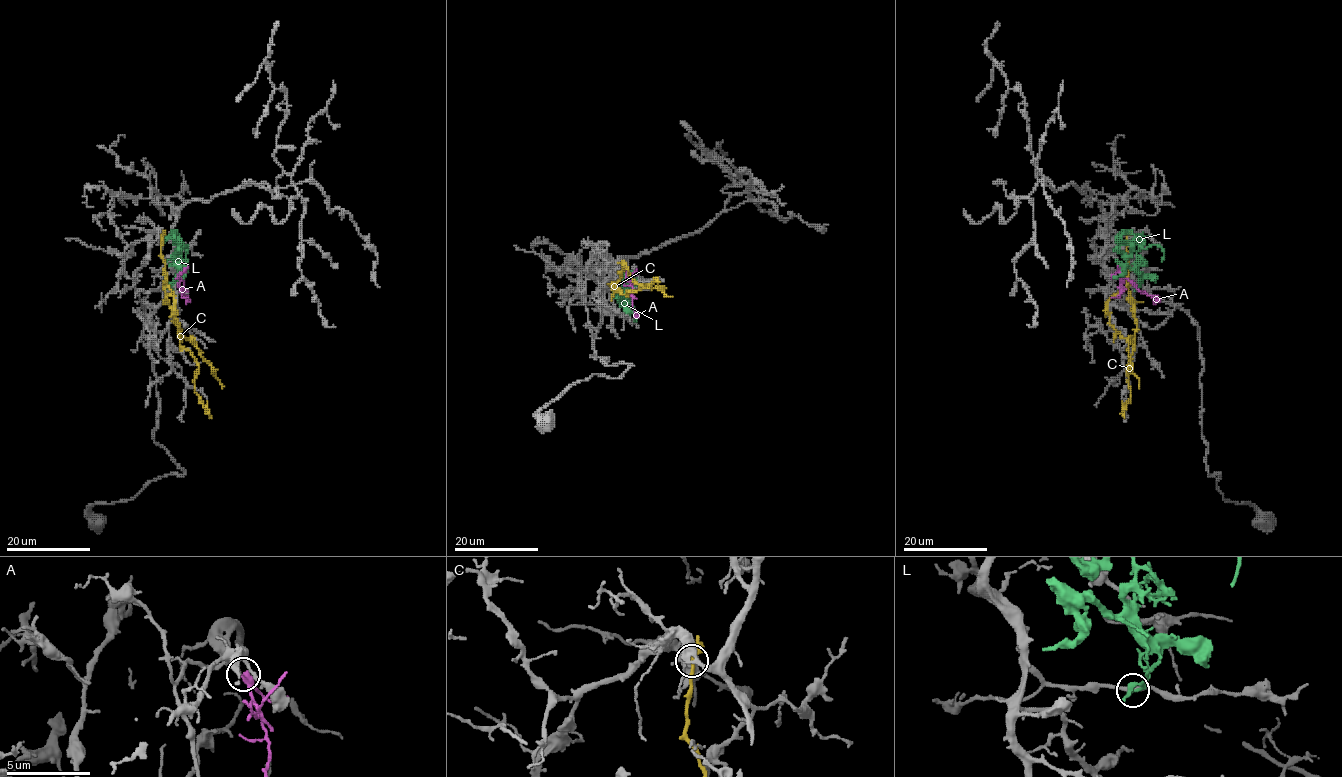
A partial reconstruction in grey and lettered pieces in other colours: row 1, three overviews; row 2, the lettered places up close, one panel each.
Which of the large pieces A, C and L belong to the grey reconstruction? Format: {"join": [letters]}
{"join": ["A"]}

